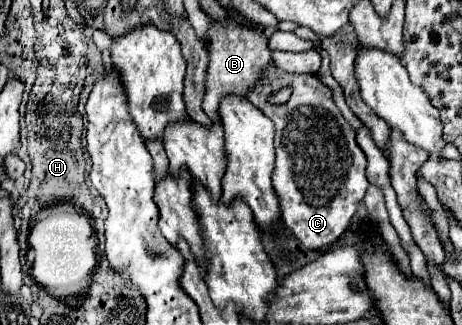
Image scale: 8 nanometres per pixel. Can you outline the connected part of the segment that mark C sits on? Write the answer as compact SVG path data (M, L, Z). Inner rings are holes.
M270 67L266 81L248 95L248 101L264 111L276 125L276 169L272 181L280 197L284 225L292 229L304 247L328 247L348 229L368 189L368 161L356 143L356 133L336 109L330 87L326 87L318 75L292 75ZM284 87L292 87L288 103L270 103L268 97Z

